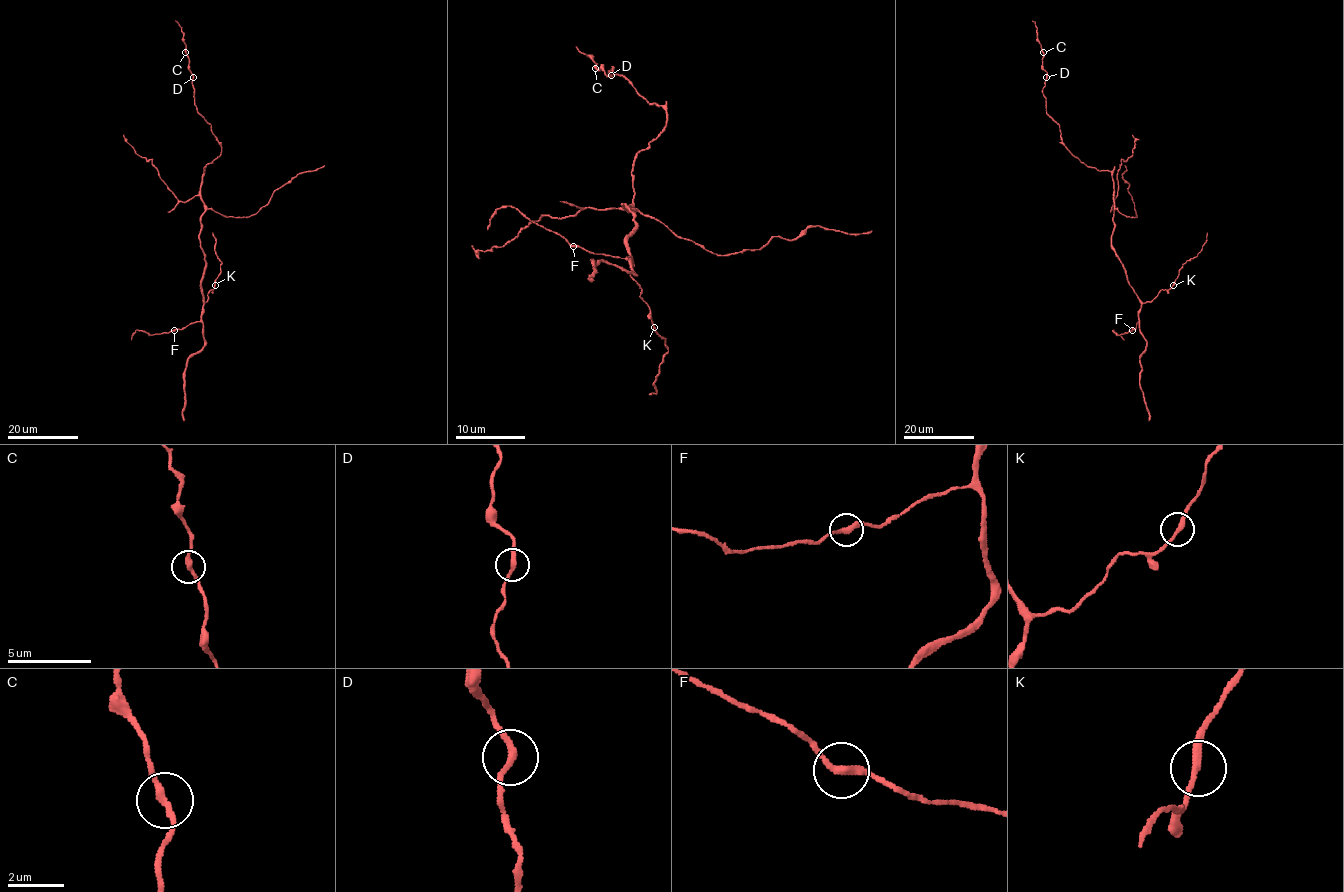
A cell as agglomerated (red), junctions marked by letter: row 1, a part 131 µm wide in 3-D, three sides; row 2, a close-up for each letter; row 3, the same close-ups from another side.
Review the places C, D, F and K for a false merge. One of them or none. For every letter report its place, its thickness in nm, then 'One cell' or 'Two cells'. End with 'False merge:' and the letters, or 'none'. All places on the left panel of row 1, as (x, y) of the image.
C: Place: (185, 52). Thickness 240 nm. One cell
D: Place: (193, 77). Thickness 240 nm. One cell
F: Place: (174, 330). Thickness 280 nm. One cell
K: Place: (215, 285). Thickness 240 nm. One cell
False merge: none

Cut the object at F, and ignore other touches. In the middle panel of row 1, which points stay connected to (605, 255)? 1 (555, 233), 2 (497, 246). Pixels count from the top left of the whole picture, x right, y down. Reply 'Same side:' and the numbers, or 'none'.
Same side: 2

